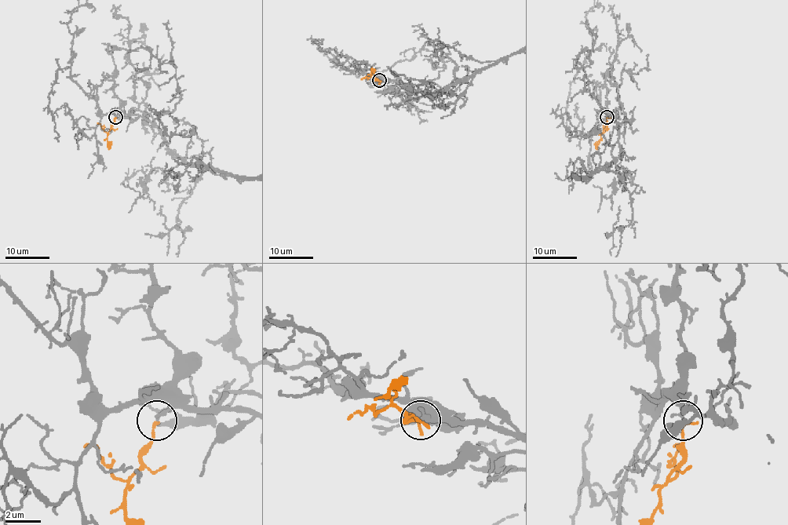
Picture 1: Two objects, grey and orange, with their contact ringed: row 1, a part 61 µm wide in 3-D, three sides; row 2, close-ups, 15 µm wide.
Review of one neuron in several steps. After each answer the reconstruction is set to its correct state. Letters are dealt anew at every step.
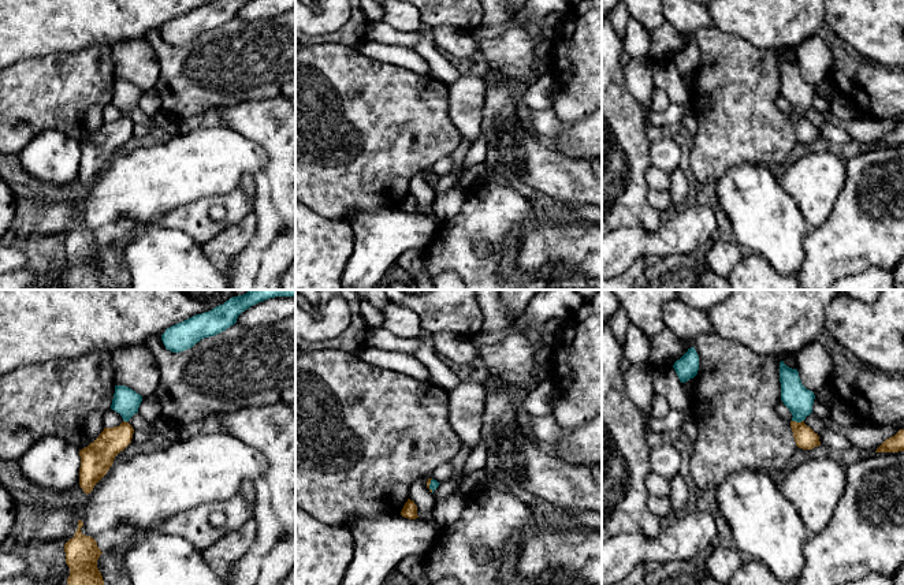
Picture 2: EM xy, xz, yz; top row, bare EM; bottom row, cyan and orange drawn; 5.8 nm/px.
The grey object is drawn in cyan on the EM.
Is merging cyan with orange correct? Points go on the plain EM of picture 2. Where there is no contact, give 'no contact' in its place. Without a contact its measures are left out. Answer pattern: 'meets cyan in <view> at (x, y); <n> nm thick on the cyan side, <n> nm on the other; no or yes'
meets cyan in yz at (798, 115); 160 nm thick on the cyan side, 120 nm on the other; yes

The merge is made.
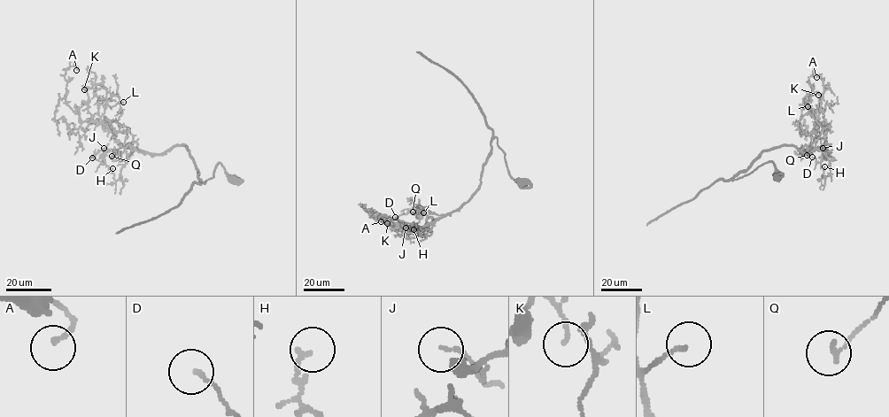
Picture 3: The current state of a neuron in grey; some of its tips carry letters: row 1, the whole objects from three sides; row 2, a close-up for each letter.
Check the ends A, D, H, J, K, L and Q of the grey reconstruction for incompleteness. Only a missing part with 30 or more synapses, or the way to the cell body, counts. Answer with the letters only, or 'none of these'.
none of these

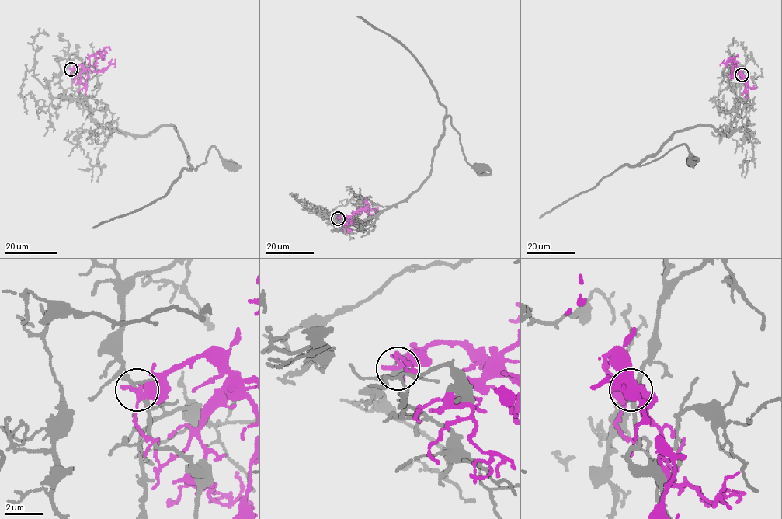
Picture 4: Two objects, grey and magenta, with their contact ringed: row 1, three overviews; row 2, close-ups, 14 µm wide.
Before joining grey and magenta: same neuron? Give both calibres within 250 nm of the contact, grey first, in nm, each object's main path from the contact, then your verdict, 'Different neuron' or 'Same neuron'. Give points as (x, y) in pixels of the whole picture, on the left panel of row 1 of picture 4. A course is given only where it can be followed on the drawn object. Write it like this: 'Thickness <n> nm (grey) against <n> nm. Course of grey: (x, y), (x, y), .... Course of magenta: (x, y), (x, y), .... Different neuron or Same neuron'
Thickness 180 nm (grey) against 360 nm. Course of grey: (71, 69), (78, 102), (104, 127), (146, 135), (172, 125), (193, 168), (212, 146), (228, 163). Course of magenta: (71, 69), (79, 64), (88, 67), (89, 57), (96, 52), (103, 55), (106, 50). Different neuron

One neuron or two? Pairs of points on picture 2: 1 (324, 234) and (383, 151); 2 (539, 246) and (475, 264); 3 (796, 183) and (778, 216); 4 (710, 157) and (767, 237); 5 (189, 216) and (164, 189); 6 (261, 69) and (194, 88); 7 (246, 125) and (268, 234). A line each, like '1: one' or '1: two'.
1: two
2: two
3: two
4: two
5: two
6: one
7: one

